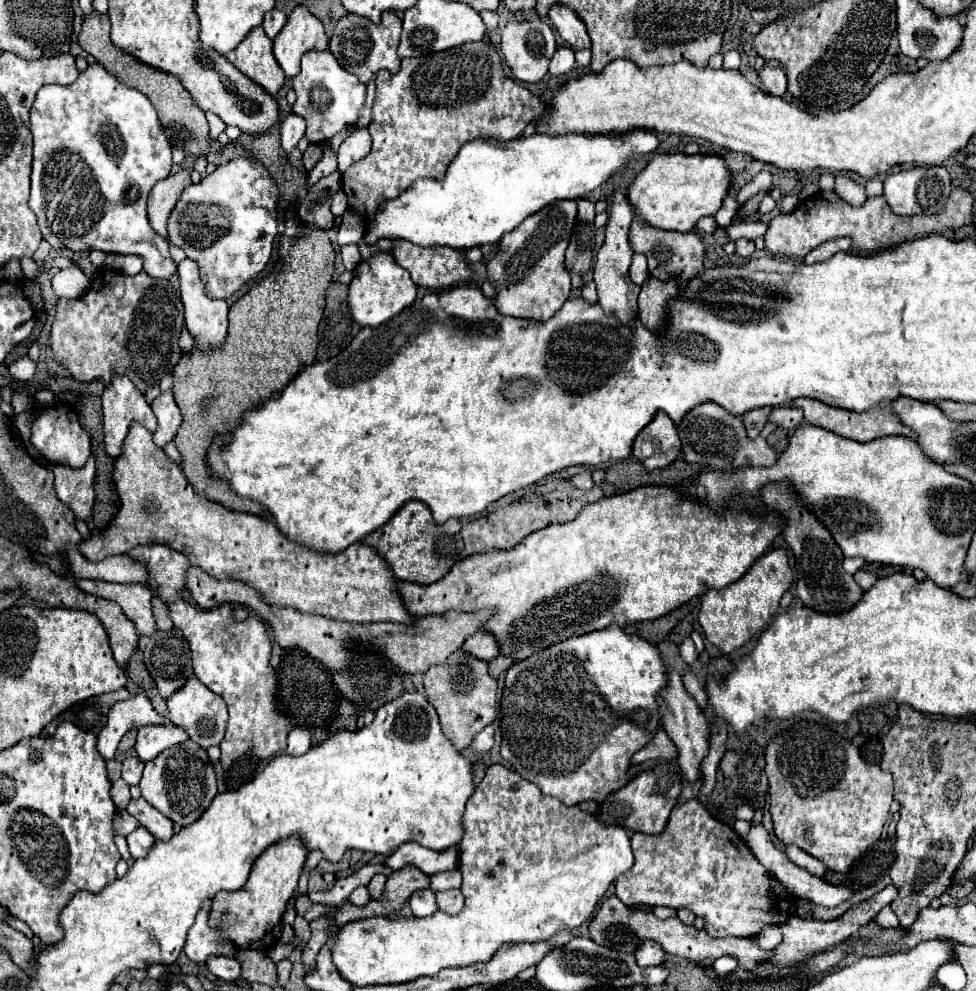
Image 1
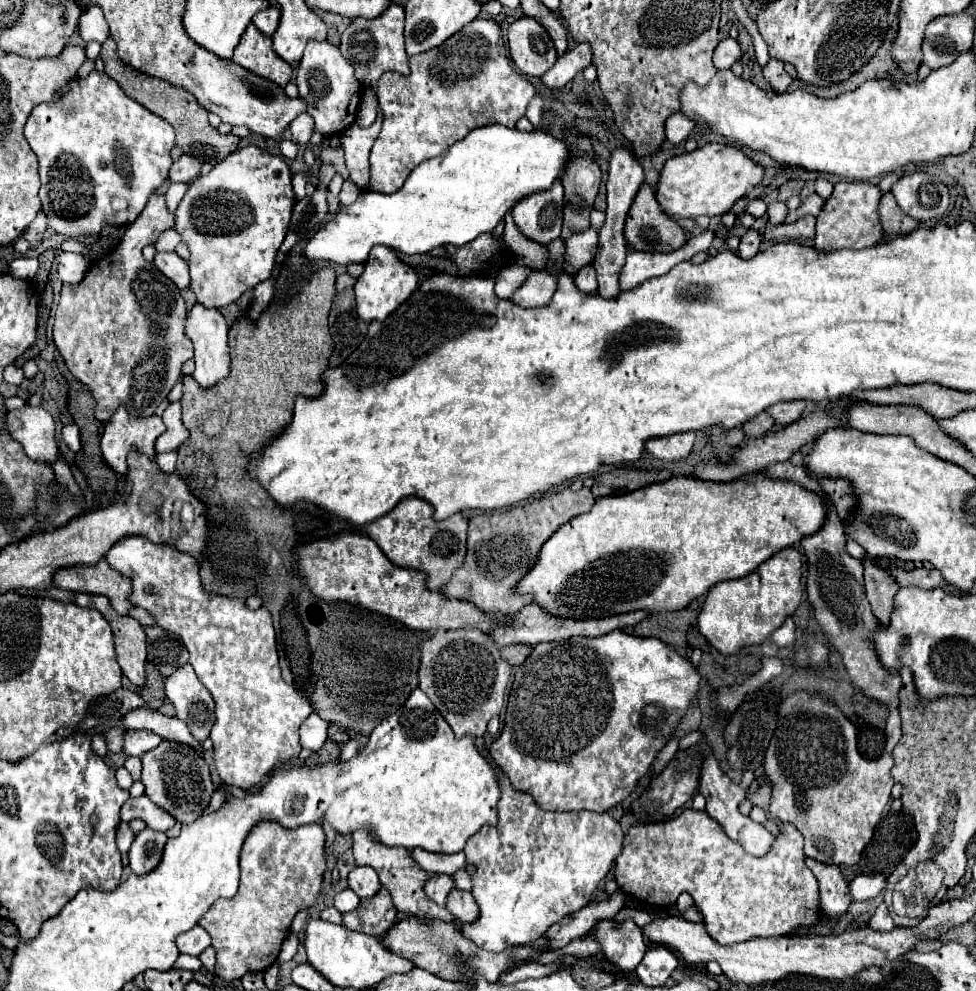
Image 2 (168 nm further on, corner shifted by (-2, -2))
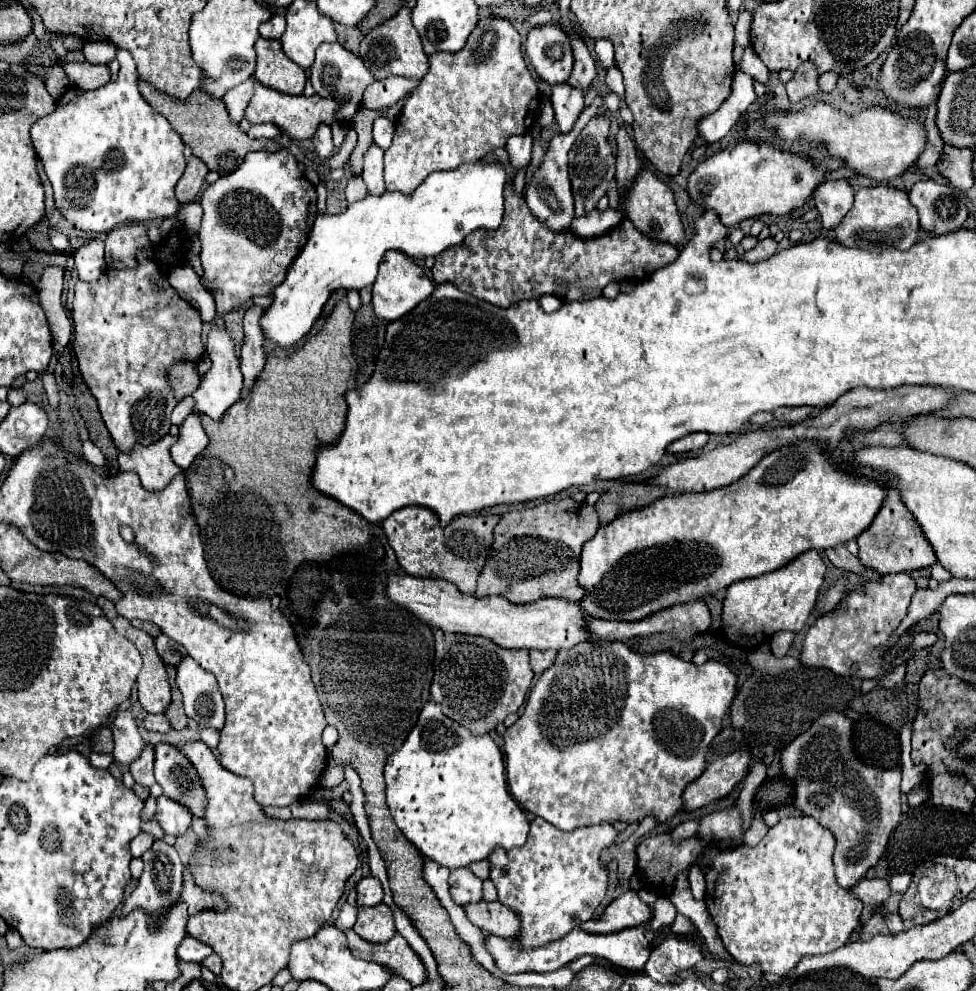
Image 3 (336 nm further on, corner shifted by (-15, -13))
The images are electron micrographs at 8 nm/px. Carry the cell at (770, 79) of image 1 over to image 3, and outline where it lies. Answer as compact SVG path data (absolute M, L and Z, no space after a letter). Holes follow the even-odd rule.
M803 65L799 67L793 77L785 83L785 89L787 89L787 95L789 95L789 101L791 103L797 103L805 97L813 97L819 93L819 87L817 87L817 73L815 69L811 69L811 65Z

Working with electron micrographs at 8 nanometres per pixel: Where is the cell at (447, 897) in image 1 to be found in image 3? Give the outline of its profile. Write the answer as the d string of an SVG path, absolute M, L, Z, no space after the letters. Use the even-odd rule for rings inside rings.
M499 901L469 903L463 909L465 909L467 919L489 935L497 935L497 937L507 939L519 927L519 917L515 917L515 913L503 909L503 905L499 905Z

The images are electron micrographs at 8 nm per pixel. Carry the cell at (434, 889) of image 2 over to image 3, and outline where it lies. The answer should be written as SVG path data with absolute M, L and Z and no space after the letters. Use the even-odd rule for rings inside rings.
M453 869L449 877L449 893L451 899L457 905L467 905L467 903L477 903L481 901L481 879L475 877L469 869Z

